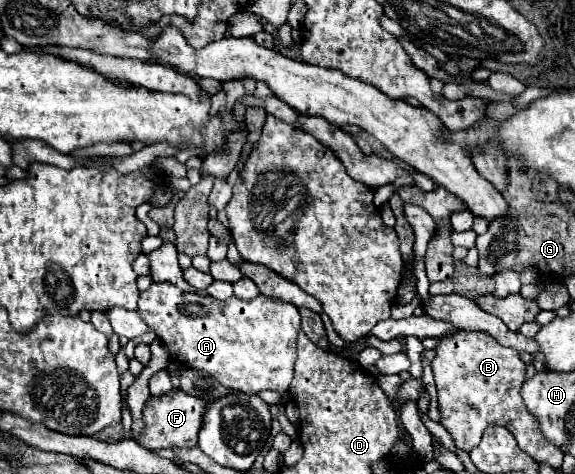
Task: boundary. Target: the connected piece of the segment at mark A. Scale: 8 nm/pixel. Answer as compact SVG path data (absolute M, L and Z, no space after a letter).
M154 282L148 290L140 292L138 314L168 346L174 360L210 374L222 386L244 394L258 394L260 390L276 390L280 394L288 392L294 374L296 336L300 332L300 314L294 304L262 294L254 300L238 300L232 296L230 300L220 302L196 292L182 292L170 282Z

